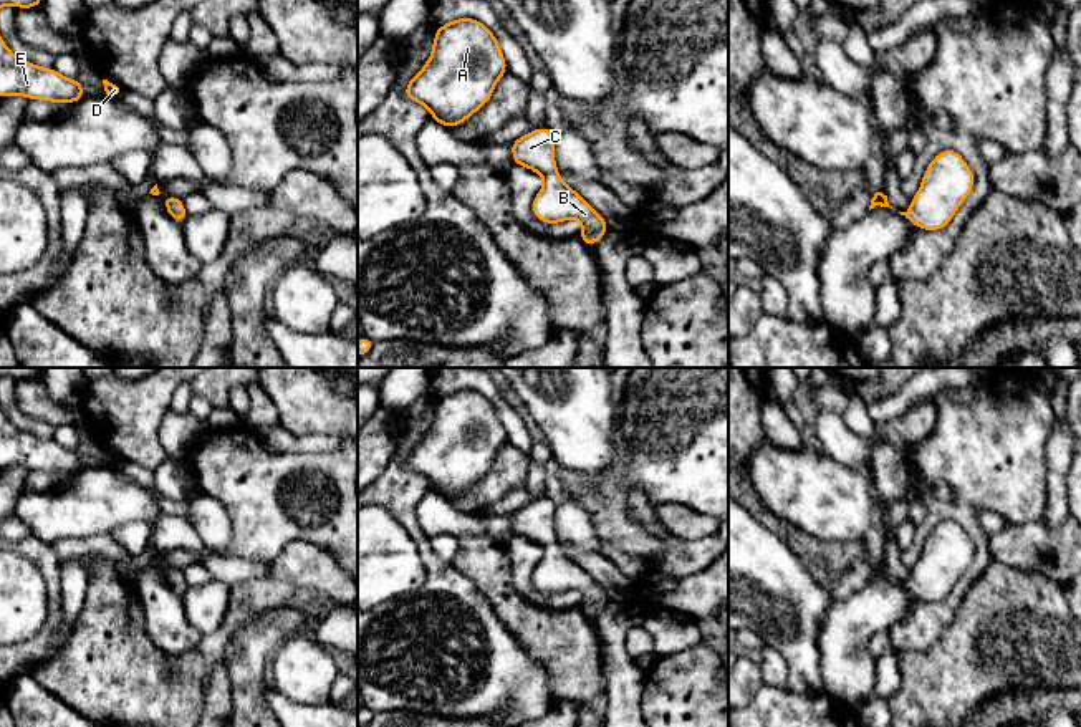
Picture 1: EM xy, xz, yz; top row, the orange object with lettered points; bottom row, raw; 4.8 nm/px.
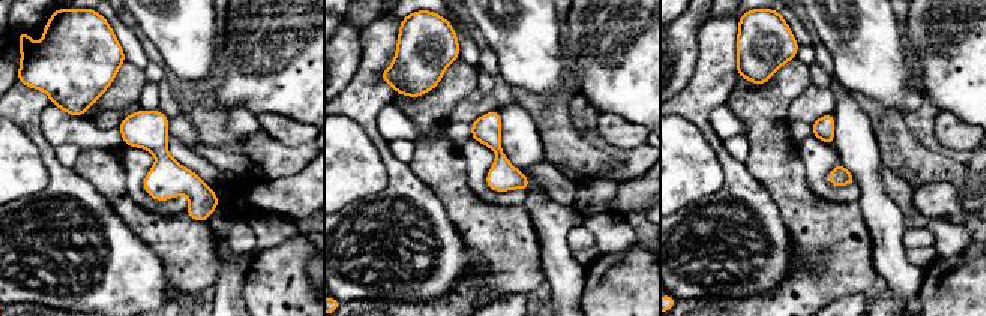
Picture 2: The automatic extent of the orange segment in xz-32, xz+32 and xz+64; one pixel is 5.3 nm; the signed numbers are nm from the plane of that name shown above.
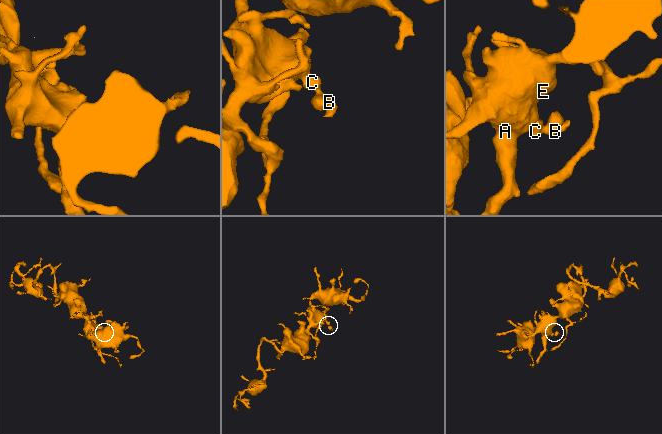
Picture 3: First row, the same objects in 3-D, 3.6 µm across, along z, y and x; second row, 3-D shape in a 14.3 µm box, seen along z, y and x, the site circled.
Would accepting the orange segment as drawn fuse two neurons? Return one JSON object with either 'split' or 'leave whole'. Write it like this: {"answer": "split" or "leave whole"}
{"answer": "leave whole"}

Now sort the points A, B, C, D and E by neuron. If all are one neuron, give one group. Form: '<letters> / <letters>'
A B C D E

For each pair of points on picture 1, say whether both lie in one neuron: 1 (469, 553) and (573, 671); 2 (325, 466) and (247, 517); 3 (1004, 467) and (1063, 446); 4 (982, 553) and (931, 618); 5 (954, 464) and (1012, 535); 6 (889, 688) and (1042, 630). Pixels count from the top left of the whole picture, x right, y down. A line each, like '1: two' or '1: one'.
1: one
2: one
3: two
4: one
5: two
6: two

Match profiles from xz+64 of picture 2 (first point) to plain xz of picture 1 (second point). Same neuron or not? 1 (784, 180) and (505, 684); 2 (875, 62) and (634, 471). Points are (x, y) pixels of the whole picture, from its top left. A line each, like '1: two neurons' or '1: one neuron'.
1: two neurons
2: two neurons

